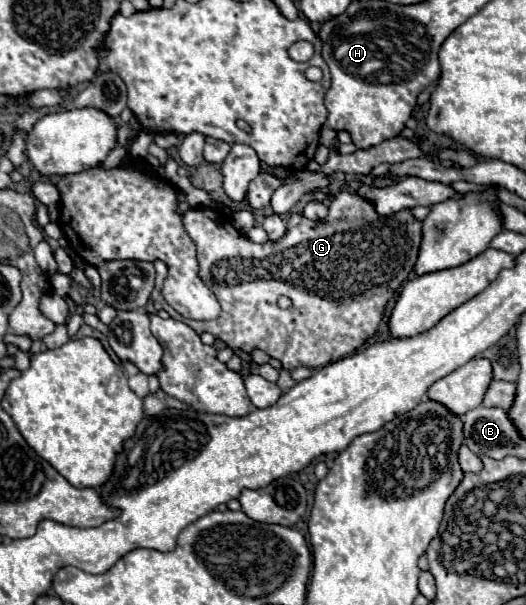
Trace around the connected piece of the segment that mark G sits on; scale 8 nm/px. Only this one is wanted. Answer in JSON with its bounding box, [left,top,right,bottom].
[151,190,423,372]

